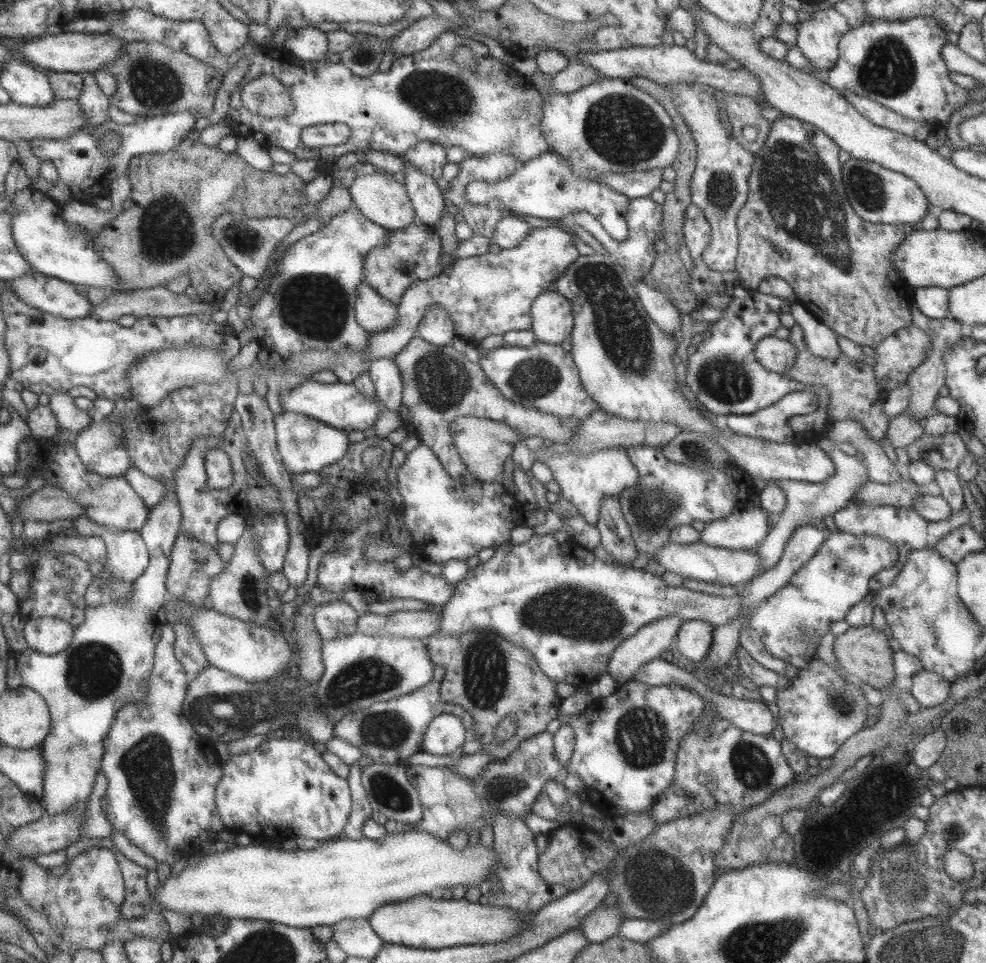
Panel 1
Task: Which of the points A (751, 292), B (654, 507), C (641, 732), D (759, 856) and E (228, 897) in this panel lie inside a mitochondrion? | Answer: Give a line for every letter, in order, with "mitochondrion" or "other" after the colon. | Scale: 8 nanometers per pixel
A: other
B: mitochondrion
C: mitochondrion
D: other
E: other

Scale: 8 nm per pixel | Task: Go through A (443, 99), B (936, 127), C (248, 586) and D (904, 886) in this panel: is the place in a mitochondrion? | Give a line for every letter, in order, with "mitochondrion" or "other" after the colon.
A: mitochondrion
B: other
C: mitochondrion
D: mitochondrion

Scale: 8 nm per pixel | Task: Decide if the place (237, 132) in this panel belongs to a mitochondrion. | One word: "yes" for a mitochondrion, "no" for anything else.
no

